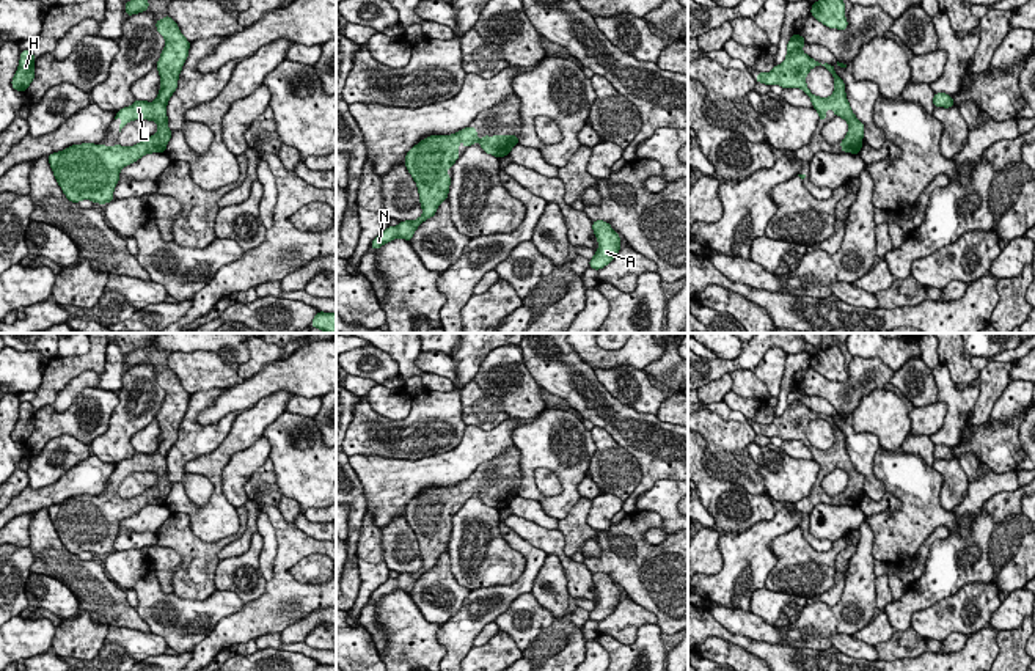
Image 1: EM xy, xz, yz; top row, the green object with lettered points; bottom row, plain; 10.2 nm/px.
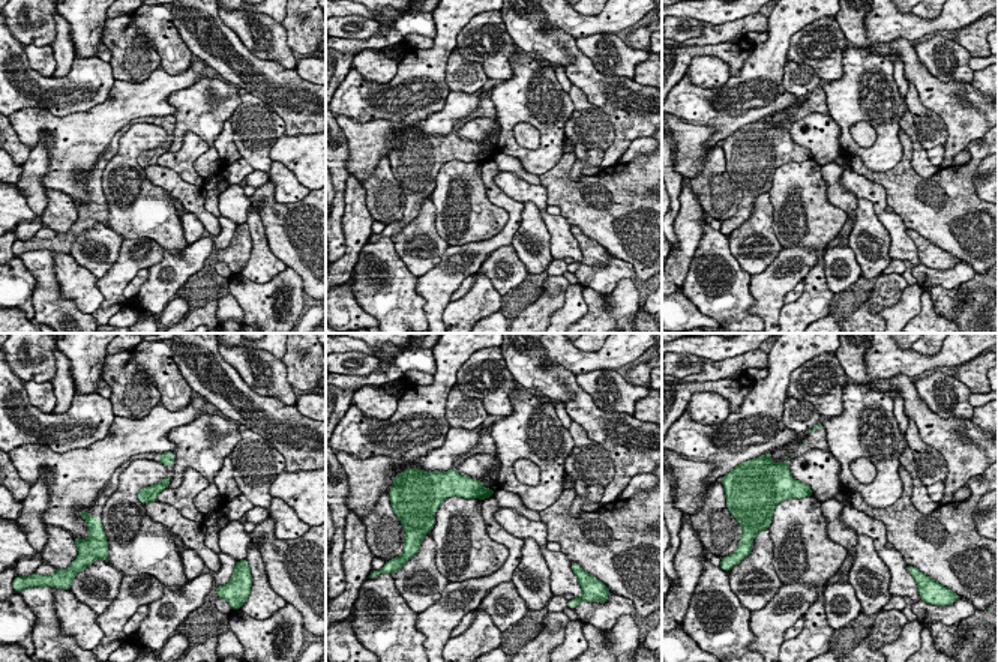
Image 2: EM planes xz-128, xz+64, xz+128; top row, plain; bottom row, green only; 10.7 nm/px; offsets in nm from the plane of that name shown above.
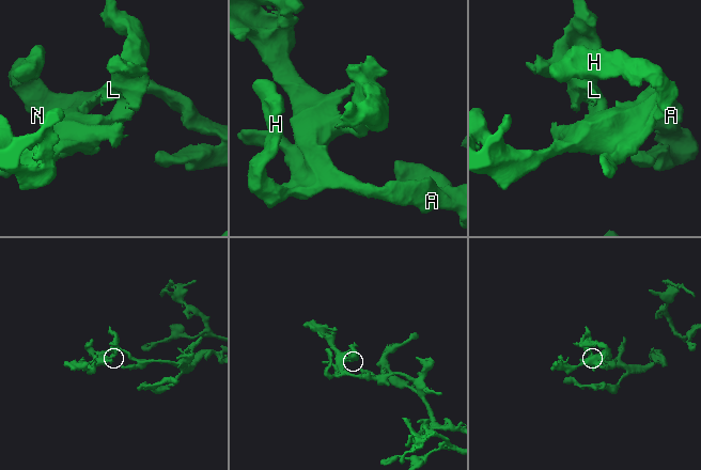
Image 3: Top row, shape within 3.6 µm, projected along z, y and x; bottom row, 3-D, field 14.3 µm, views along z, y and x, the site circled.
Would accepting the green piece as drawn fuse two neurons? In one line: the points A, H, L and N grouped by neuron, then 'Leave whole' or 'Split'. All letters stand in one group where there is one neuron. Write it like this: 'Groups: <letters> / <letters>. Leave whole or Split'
Groups: A H L N. Leave whole

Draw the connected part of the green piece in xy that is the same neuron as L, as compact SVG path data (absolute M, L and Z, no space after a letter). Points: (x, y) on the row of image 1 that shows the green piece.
M163 16L155 20L157 31L166 44L155 64L160 74L160 91L154 102L138 101L130 107L116 112L121 118L119 132L135 119L149 119L159 124L159 130L130 148L113 145L82 143L72 145L60 152L47 156L55 179L66 198L72 203L91 200L93 203L110 203L115 200L113 190L119 181L119 171L144 154L165 152L173 135L168 129L166 104L177 88L181 69L188 57L190 41L182 36L177 24Z

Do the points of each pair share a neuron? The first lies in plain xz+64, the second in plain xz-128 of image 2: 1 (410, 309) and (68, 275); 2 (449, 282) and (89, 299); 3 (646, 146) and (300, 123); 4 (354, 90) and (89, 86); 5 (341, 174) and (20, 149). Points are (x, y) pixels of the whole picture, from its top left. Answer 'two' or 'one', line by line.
1: one
2: two
3: two
4: one
5: one

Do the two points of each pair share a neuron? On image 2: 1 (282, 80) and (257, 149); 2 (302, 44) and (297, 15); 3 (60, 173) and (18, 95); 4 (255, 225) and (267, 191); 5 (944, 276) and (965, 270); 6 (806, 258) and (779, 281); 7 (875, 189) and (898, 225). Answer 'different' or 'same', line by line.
1: different
2: same
3: different
4: different
5: same
6: same
7: same

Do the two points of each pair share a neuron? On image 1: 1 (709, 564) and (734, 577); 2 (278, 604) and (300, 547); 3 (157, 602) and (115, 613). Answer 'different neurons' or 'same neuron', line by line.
1: different neurons
2: same neuron
3: different neurons

